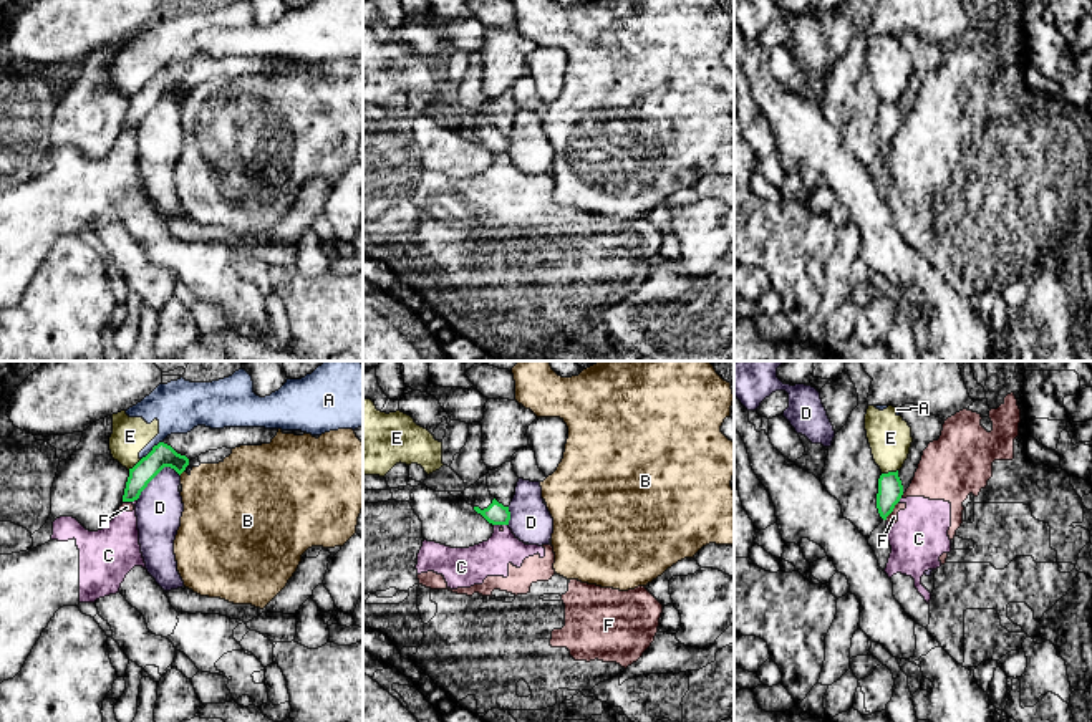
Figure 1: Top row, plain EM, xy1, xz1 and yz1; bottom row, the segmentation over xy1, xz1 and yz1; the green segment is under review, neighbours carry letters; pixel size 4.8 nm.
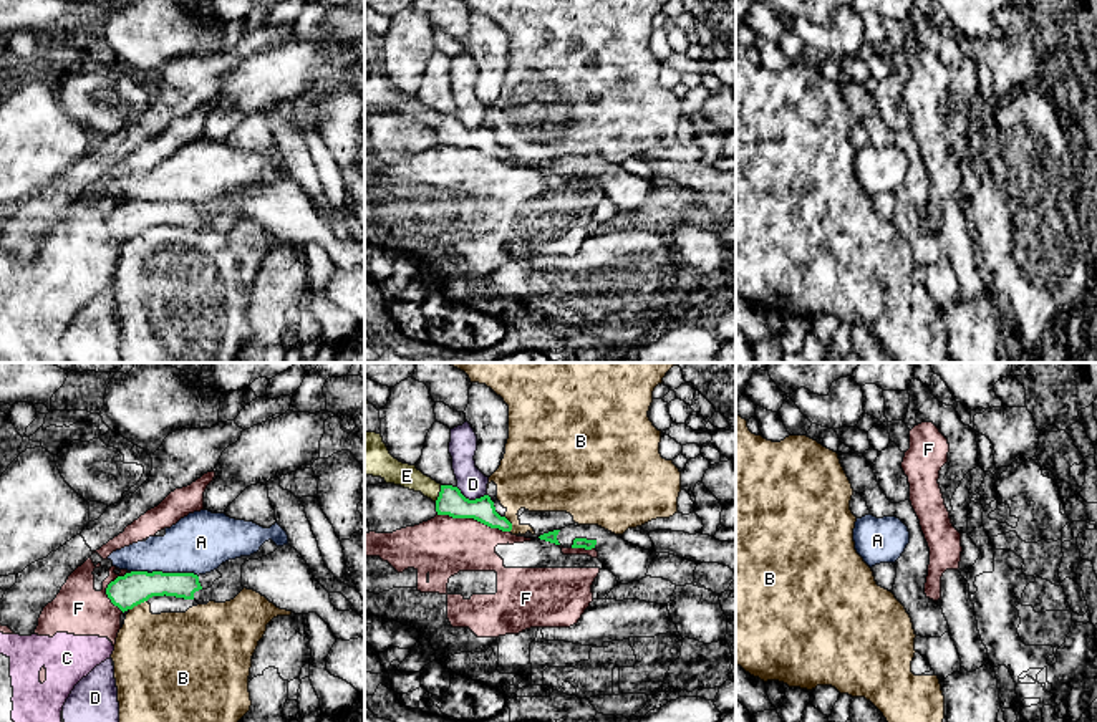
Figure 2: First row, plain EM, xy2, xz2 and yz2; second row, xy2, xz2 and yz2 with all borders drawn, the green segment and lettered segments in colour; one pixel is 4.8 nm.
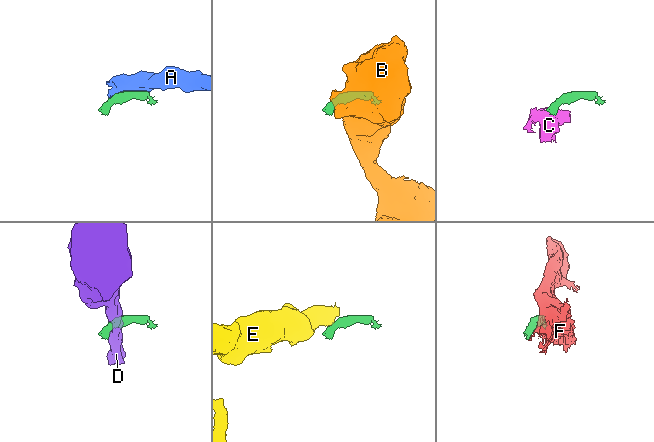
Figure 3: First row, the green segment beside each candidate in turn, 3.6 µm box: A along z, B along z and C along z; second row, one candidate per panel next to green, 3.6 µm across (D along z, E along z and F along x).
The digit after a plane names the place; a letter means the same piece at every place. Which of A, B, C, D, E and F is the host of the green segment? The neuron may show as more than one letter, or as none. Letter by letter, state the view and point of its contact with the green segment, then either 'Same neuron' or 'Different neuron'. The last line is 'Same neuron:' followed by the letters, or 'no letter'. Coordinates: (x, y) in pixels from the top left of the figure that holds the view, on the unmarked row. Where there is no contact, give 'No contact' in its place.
A: Touches green at xy2 (164, 202). Different neuron
B: Touches green at xy2 (138, 232). Different neuron
C: Touches green at xy1 (130, 129). Different neuron
D: Touches green at xy1 (156, 103). Different neuron
E: Touches green at yz1 (889, 101). Different neuron
F: Touches green at xz2 (474, 148). Different neuron
Same neuron: no letter

